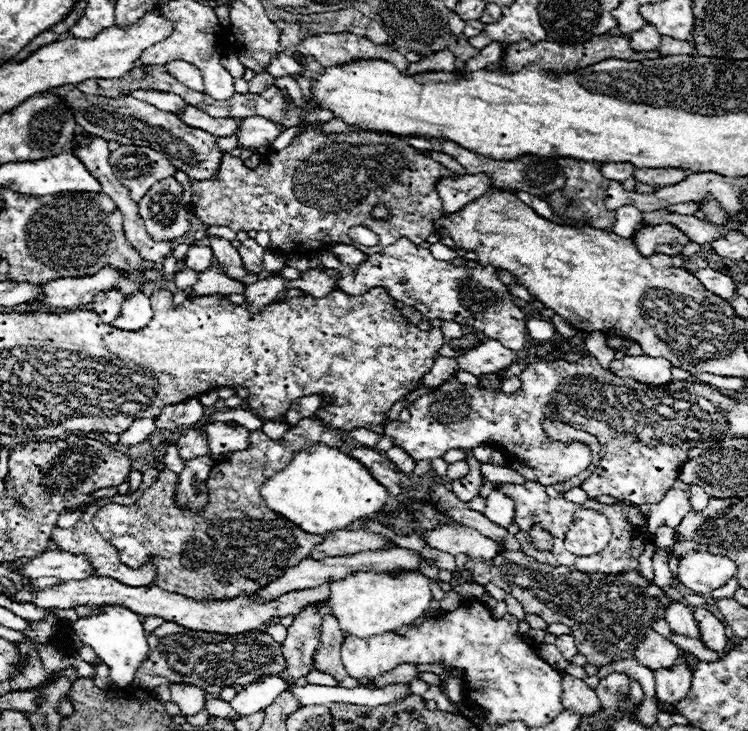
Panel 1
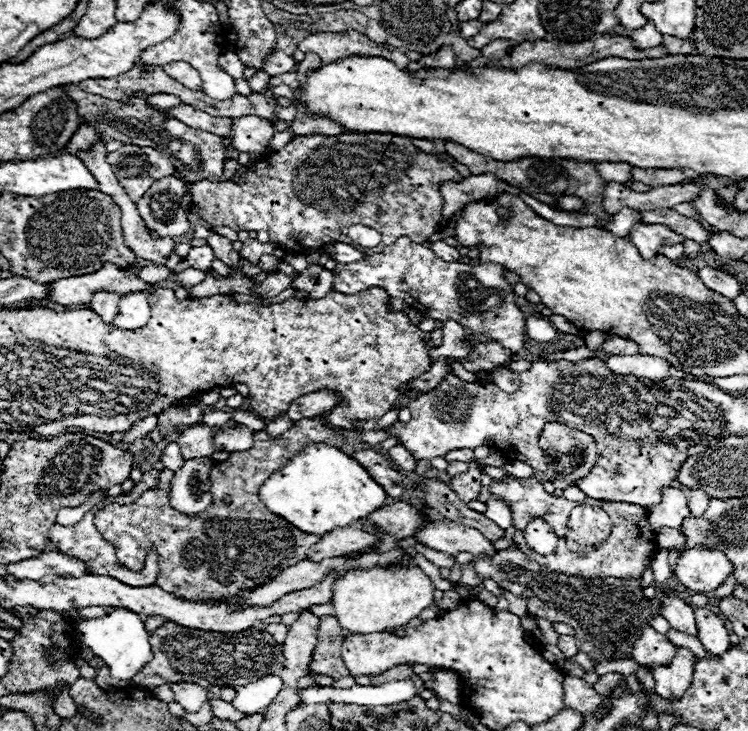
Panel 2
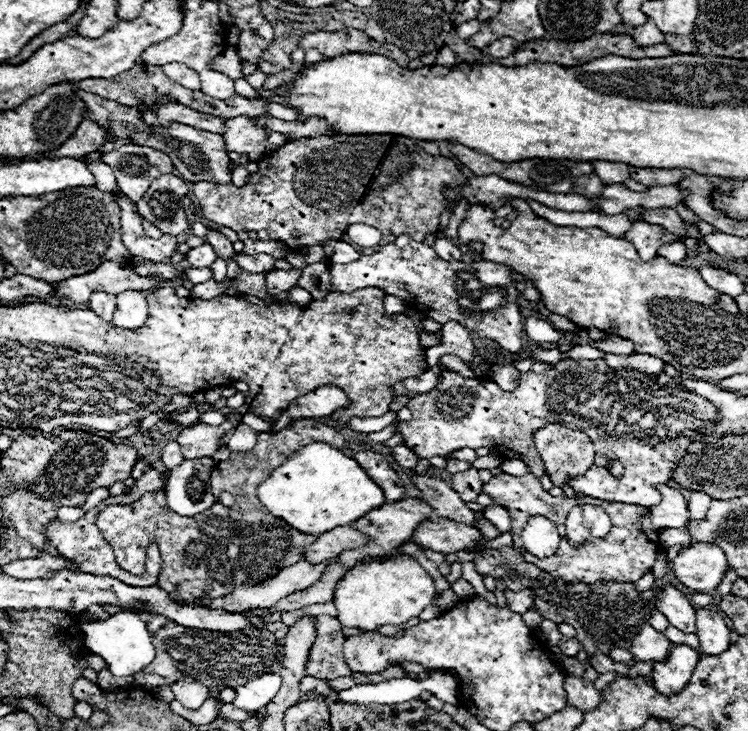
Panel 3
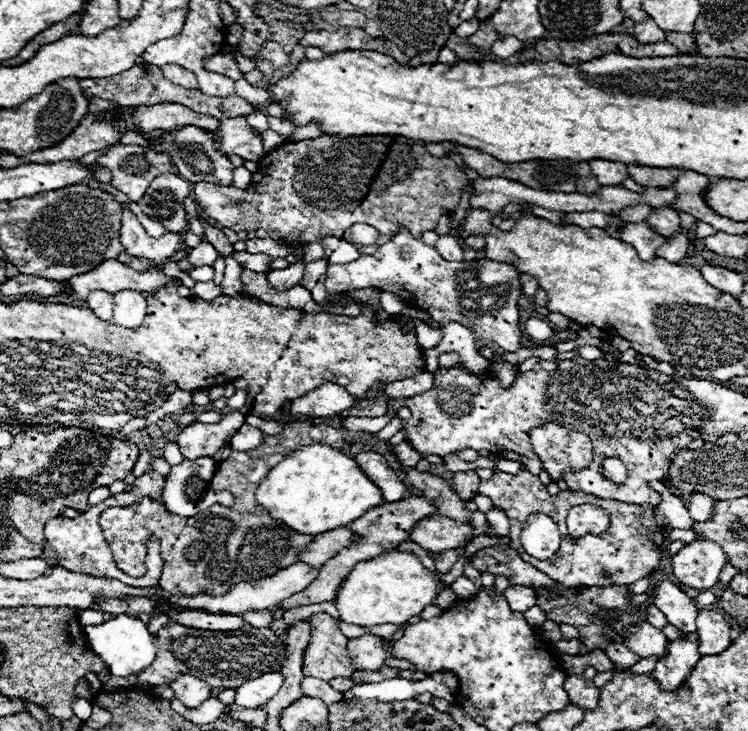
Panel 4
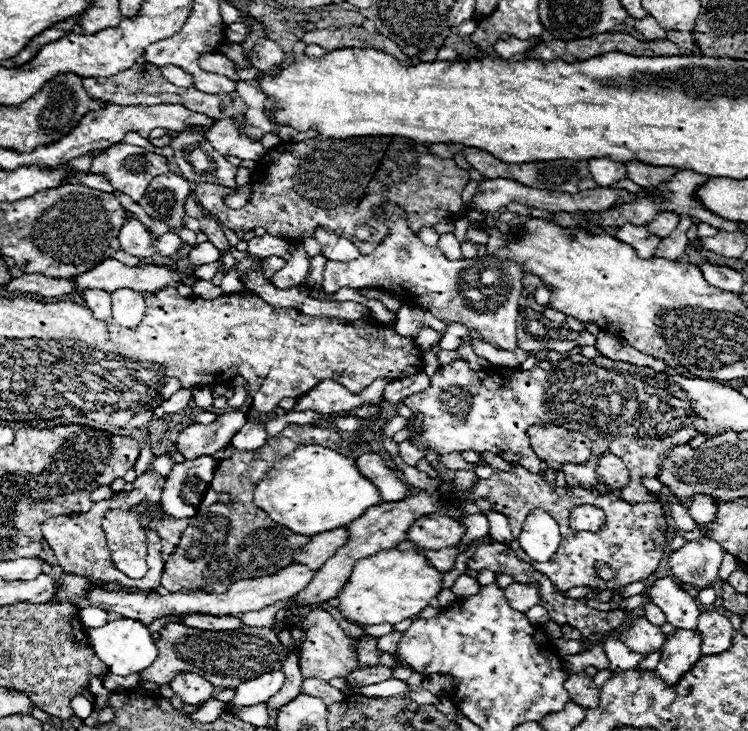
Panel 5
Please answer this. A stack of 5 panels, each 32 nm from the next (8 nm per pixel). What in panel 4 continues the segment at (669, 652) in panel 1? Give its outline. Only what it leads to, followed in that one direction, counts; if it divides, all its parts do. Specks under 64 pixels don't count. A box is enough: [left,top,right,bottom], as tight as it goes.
[624,620,668,658]

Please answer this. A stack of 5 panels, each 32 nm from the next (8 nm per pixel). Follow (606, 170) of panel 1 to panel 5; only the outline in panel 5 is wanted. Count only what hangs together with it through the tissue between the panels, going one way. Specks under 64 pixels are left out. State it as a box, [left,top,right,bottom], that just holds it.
[588,158,626,186]

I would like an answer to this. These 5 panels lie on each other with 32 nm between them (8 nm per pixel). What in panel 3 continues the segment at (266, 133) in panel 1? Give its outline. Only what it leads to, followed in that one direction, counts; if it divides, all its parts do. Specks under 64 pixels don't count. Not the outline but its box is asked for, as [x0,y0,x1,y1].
[222,116,268,162]

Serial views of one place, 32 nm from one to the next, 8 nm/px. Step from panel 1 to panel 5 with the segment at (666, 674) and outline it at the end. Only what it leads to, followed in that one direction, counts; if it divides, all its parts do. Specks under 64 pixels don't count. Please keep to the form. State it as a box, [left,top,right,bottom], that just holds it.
[656,628,702,684]

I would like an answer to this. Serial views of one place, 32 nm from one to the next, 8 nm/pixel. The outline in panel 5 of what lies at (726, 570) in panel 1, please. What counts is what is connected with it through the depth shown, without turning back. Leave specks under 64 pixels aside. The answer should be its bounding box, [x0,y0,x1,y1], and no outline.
[668,538,722,588]

